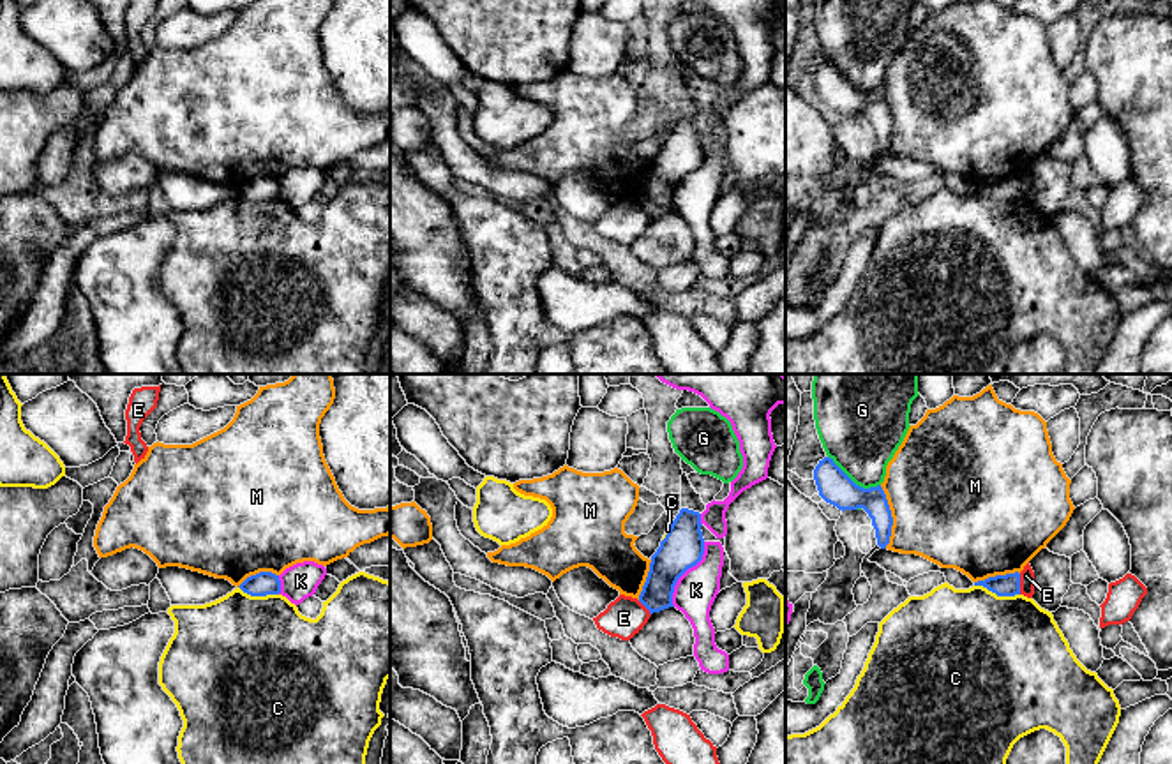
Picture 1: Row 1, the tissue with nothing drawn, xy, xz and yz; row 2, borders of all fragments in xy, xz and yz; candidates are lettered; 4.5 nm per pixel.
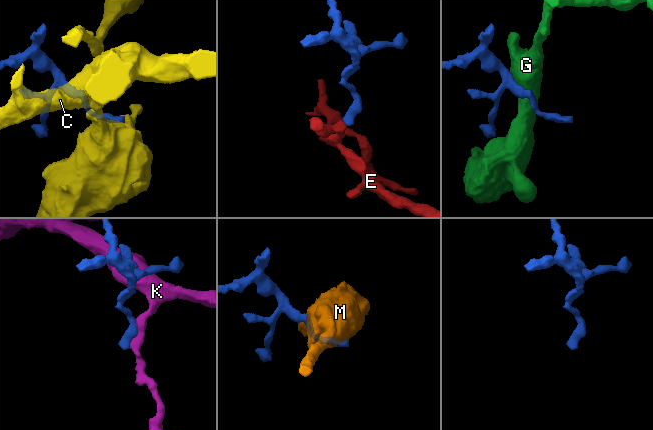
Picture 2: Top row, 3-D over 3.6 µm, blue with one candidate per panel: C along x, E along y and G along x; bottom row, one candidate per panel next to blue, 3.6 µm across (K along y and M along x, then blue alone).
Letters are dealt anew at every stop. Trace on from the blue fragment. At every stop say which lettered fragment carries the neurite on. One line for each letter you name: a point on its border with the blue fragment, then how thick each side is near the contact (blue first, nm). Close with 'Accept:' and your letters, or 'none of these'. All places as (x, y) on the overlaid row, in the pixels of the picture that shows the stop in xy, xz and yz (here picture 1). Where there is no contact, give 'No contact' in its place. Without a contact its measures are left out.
Accept: none of these

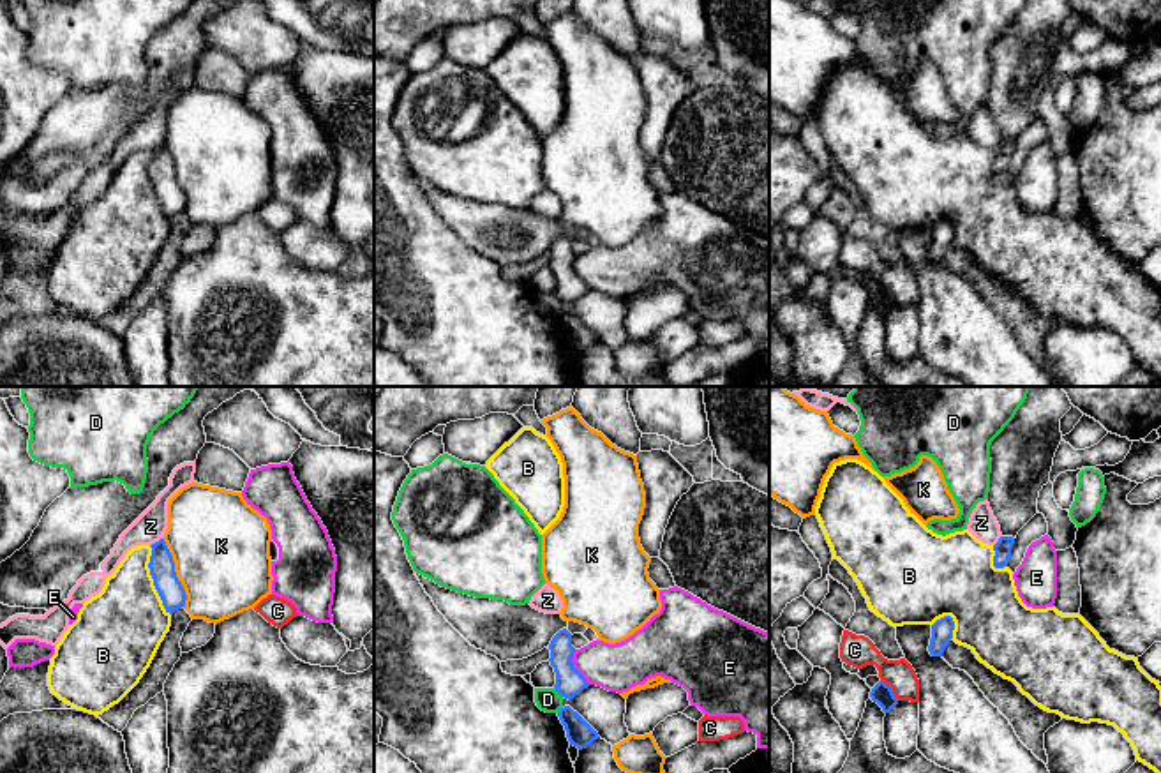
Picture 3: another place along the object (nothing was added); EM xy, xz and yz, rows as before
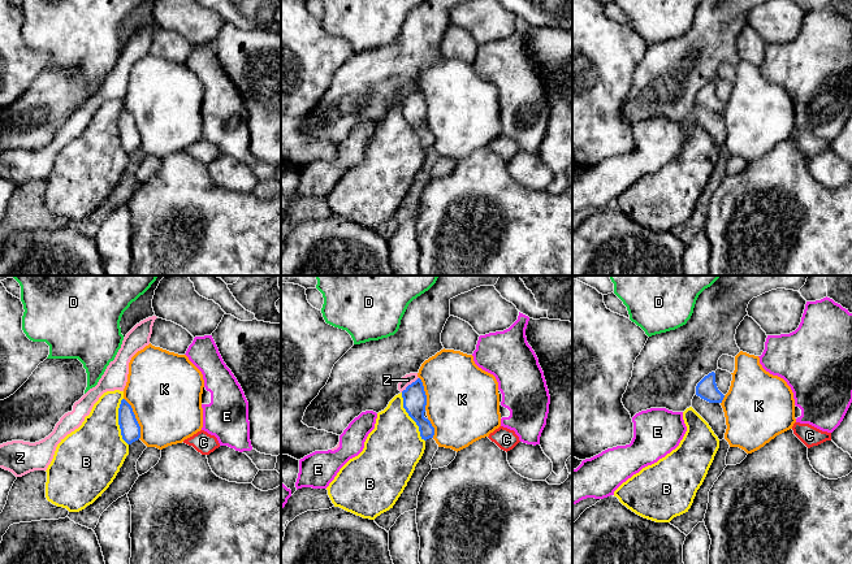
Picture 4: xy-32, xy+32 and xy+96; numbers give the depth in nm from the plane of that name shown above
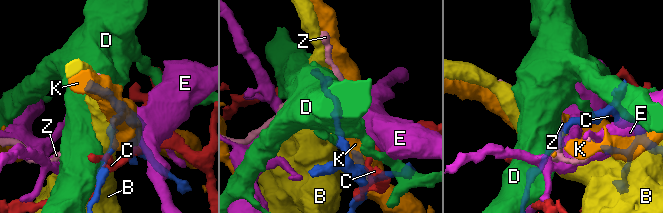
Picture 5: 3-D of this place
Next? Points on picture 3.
Accept: none of these

